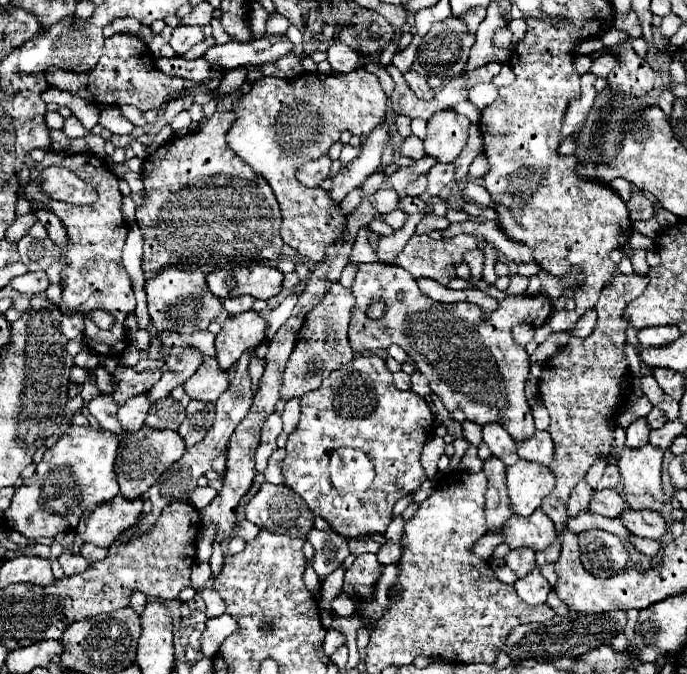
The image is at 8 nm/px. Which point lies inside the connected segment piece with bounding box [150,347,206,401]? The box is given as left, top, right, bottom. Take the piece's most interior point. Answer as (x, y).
(181, 363)

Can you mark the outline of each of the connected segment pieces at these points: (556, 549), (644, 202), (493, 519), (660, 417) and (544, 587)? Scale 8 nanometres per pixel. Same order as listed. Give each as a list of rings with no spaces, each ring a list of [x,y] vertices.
[[[556,541],[554,545],[550,545],[550,549],[544,549],[538,553],[538,567],[544,567],[548,563],[556,563],[556,559],[560,557],[560,541]]]
[[[634,191],[632,197],[626,201],[626,207],[630,211],[630,219],[636,221],[636,219],[650,219],[654,215],[652,211],[652,203],[648,197],[644,197],[642,193]]]
[[[488,457],[482,471],[488,477],[486,491],[486,533],[500,533],[504,521],[512,515],[510,503],[506,497],[506,465],[498,457]]]
[[[654,407],[654,409],[648,413],[648,421],[650,421],[650,427],[652,427],[652,429],[660,429],[662,425],[666,425],[666,423],[668,423],[666,413],[664,413],[664,411],[660,411],[658,407]]]
[[[532,569],[526,577],[520,577],[514,583],[514,589],[518,593],[518,597],[522,601],[526,601],[528,605],[542,605],[546,603],[546,595],[552,589],[550,583],[542,577],[540,569]]]

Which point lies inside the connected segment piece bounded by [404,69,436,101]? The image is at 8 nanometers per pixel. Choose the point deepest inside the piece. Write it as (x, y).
(418, 83)

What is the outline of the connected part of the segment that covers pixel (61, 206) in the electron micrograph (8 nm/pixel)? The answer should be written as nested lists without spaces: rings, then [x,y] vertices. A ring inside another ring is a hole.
[[[50,151],[44,161],[38,163],[38,175],[34,177],[34,181],[30,181],[24,189],[26,199],[30,199],[34,203],[34,209],[38,209],[40,205],[46,205],[48,209],[52,209],[58,219],[64,223],[64,227],[68,229],[68,237],[70,237],[70,247],[68,253],[64,257],[64,261],[68,263],[68,269],[62,273],[62,303],[60,303],[60,311],[82,311],[86,315],[90,315],[92,311],[100,309],[100,311],[112,311],[118,315],[118,323],[114,323],[110,329],[98,329],[90,317],[86,317],[86,331],[84,331],[84,339],[86,345],[96,351],[98,355],[120,355],[124,351],[124,347],[128,345],[128,337],[124,333],[124,319],[130,311],[134,311],[136,301],[134,301],[134,291],[132,291],[132,283],[130,277],[122,265],[122,247],[126,241],[126,233],[128,233],[128,225],[124,223],[122,215],[120,215],[120,205],[122,205],[122,193],[118,189],[118,179],[114,173],[108,171],[106,163],[90,153],[78,153],[78,155],[58,155],[56,151]],[[50,165],[58,165],[58,167],[66,167],[72,173],[76,173],[80,179],[84,179],[88,185],[92,185],[98,191],[98,201],[94,201],[92,205],[74,205],[74,203],[64,203],[64,201],[56,201],[50,199],[48,195],[42,193],[42,189],[38,187],[40,183],[40,173],[50,167]]]

